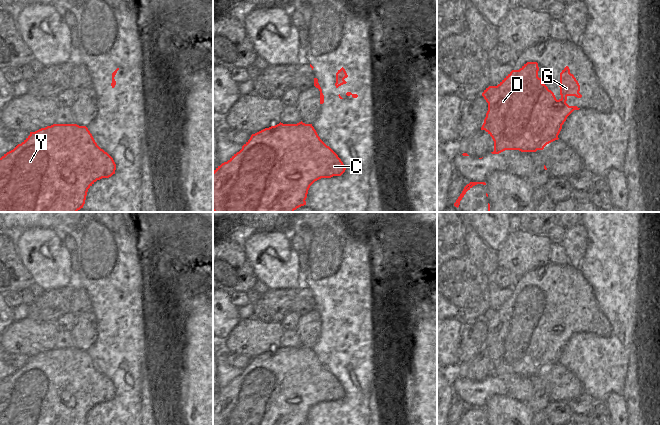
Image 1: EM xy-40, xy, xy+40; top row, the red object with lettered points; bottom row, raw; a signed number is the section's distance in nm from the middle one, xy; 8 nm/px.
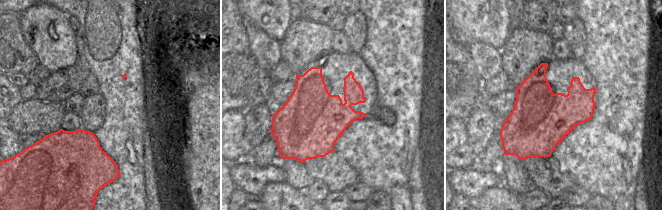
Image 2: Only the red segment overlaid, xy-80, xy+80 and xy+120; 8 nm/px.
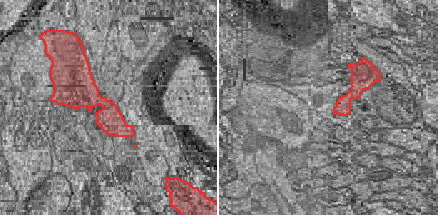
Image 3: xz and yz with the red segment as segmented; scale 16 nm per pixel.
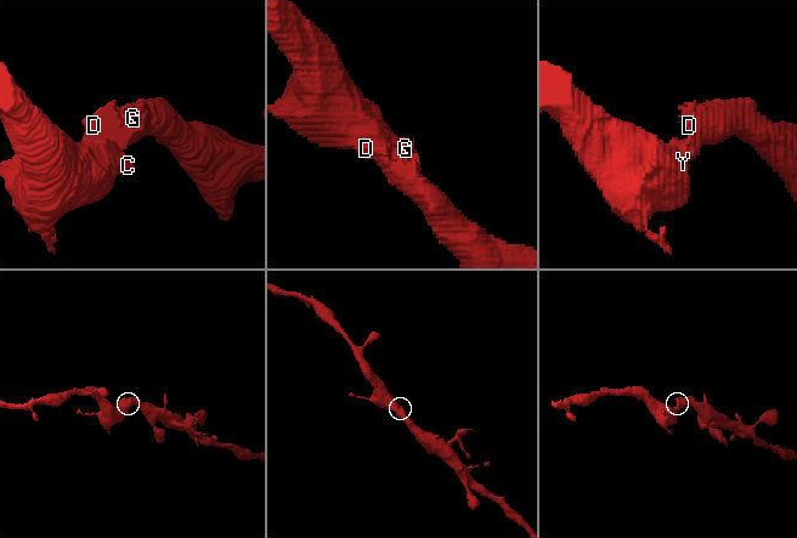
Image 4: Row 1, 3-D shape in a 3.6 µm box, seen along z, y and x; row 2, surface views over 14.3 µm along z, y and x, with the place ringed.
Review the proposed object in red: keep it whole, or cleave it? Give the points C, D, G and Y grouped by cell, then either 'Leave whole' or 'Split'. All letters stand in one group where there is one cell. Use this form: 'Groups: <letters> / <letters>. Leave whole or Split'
Groups: C D G Y. Leave whole

